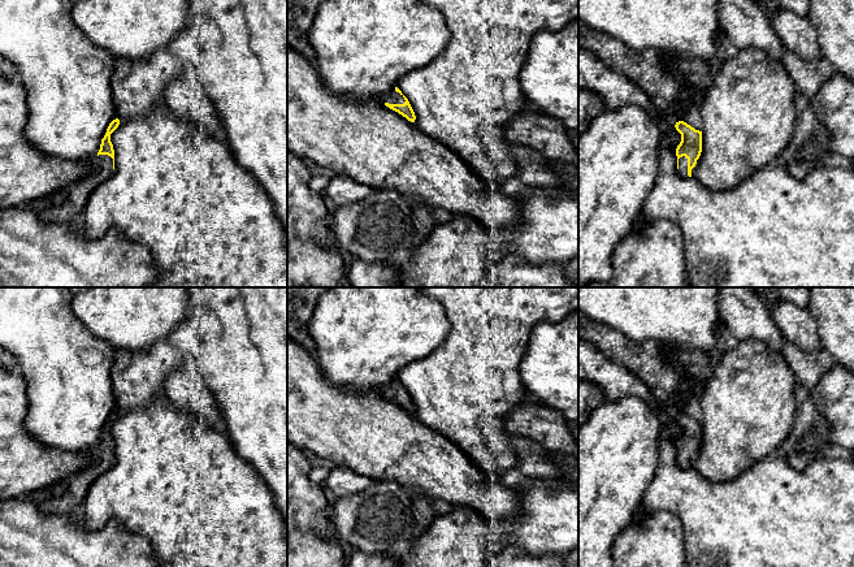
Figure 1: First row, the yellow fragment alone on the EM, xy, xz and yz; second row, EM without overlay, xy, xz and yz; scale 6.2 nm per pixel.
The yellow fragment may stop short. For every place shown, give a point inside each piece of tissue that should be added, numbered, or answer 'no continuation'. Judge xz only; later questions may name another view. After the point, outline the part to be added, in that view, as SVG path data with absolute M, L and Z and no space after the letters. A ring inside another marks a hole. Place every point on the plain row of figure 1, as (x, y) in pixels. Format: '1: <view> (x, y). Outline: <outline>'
1: xz (393, 388). Outline: M395 380L393 382L390 382L383 390L383 394L389 394L389 395L404 395L404 389L403 386L400 386L399 384L395 382Z

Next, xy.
1: xy (100, 459). Outline: M108 446L95 447L88 453L88 463L75 475L68 477L66 490L39 505L44 514L78 515L92 482L113 466L113 450Z

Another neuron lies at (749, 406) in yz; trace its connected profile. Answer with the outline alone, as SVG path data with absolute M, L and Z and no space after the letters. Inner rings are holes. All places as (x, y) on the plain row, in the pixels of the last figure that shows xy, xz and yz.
M746 339L723 352L699 395L703 411L702 443L692 468L710 481L731 481L776 454L793 429L796 394L794 376L781 351L771 350L762 341Z

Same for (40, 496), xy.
M66 480L58 481L51 486L43 488L40 490L35 490L25 497L25 499L34 503L44 503L47 499L58 497L66 490Z

